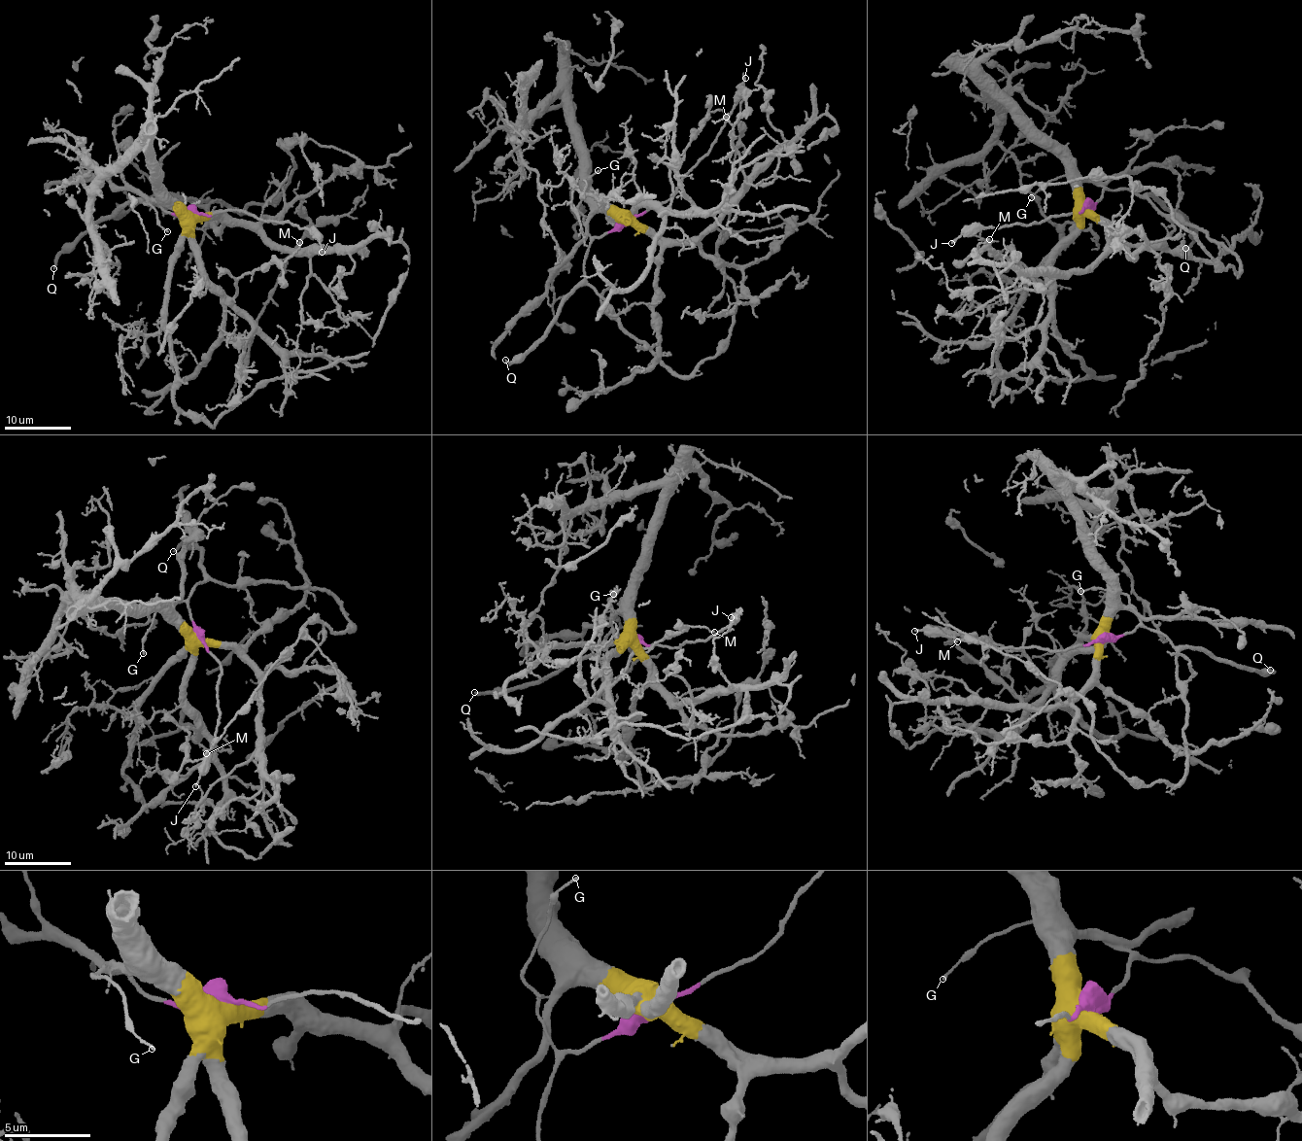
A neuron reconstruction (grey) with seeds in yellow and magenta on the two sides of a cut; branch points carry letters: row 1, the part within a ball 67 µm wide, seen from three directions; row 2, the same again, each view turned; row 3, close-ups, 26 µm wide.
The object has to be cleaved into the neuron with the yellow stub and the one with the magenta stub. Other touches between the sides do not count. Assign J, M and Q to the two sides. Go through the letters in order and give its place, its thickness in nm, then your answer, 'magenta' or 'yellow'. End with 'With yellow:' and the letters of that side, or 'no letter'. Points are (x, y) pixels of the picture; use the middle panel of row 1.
J: (745, 78) | 200 nm | magenta
M: (726, 117) | 130 nm | yellow
Q: (505, 360) | 240 nm | magenta
With yellow: M

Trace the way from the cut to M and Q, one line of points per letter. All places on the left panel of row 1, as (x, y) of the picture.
M: (191, 216), (198, 267), (231, 298), (237, 281), (273, 261), (284, 260), (293, 255), (299, 242)
Q: (191, 216), (167, 213), (146, 197), (134, 199), (93, 225), (60, 254), (52, 269)

